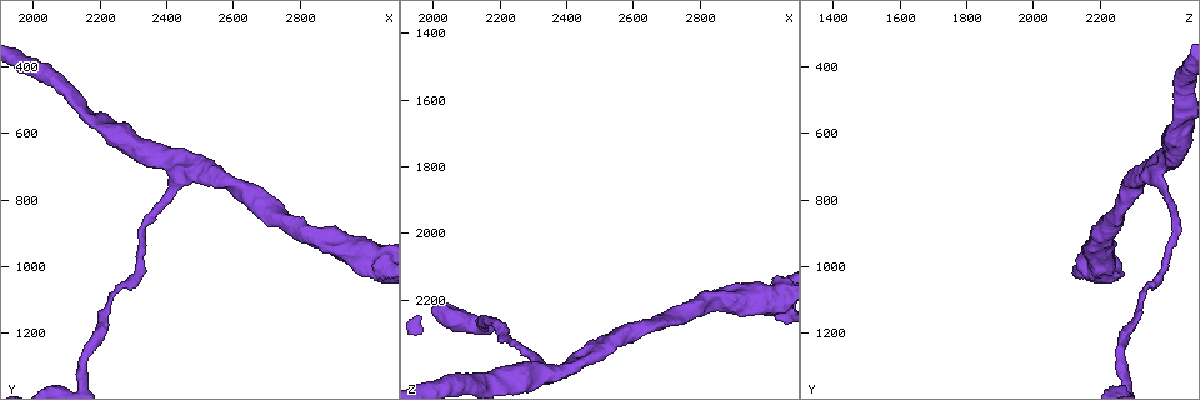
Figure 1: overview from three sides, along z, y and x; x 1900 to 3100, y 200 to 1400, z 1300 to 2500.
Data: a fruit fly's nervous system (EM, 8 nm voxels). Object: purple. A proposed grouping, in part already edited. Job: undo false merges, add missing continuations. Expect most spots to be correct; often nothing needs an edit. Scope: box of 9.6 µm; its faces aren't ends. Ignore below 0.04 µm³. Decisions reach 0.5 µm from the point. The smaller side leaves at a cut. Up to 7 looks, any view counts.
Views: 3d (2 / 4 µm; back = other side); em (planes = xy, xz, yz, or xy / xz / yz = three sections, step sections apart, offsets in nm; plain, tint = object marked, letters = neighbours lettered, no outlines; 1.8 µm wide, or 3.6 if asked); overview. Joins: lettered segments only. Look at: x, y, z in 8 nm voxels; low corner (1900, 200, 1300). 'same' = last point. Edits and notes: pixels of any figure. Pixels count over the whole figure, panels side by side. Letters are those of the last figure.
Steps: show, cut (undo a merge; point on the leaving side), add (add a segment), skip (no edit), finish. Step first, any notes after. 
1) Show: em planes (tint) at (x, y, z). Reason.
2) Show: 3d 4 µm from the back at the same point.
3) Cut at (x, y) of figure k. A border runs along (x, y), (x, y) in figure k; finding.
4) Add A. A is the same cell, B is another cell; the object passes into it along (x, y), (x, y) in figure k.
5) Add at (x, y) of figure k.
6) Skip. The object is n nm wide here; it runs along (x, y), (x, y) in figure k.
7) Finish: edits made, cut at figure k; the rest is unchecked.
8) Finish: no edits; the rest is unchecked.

Show: 3d 4 µm at (2930, 930, 2200). Four-way junction.

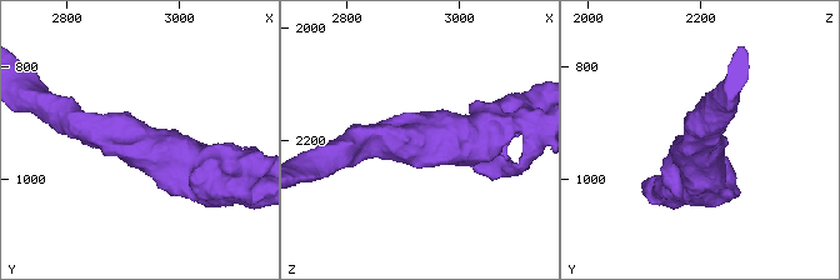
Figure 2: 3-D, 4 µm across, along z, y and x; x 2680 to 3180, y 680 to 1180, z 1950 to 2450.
Show: em 3.6 µm planes (letters) at (2920, 935, 2200).

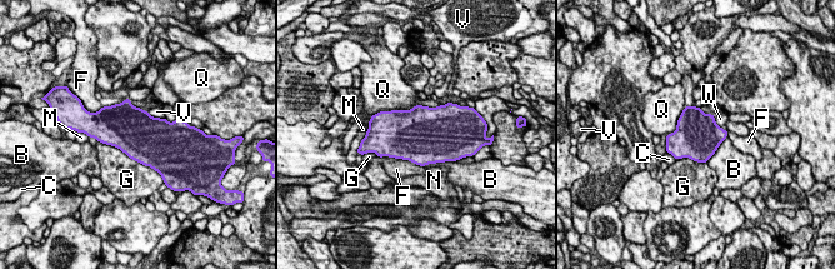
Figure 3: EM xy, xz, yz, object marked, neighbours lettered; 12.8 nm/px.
Skip. The longest contact is with G, 850 nm; B, C, F, G, M, N, Q, V and W are other cells; a border runs along (418, 104), (406, 110), (379, 113) in figure 3; continuous, no second neuron.

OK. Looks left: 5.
Show: em 3.6 µm planes (letters) at (2230, 590, 2420). Sudden change in width.

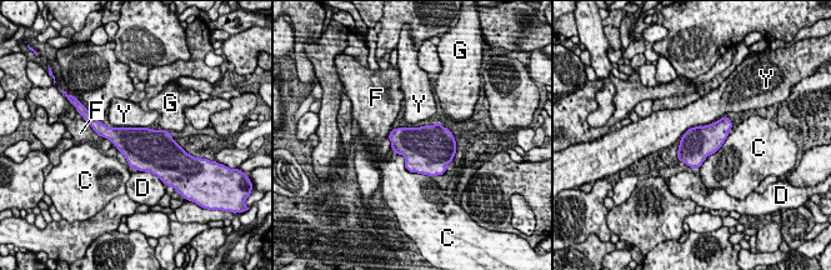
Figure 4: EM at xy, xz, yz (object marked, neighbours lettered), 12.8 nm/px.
Skip. C, D, F, G and Y are other cells; a border runs along (725, 115), (691, 126), (680, 136) in figure 4; all the same neuron.

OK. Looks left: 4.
Show: em 3.6 µm planes (tint) at (2490, 700, 2360). Thick turns thin.

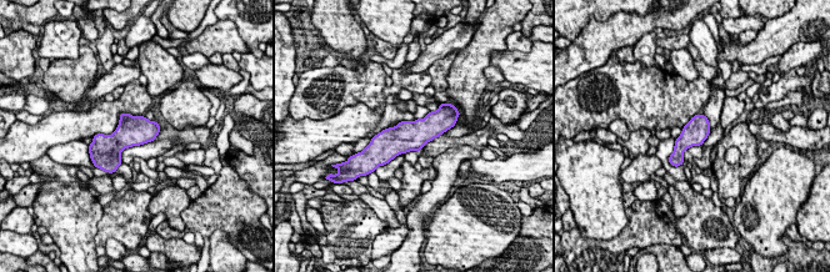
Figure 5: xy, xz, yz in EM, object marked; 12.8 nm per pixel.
Show: em 3.6 µm planes (letters) at the same point. See the neighbours.

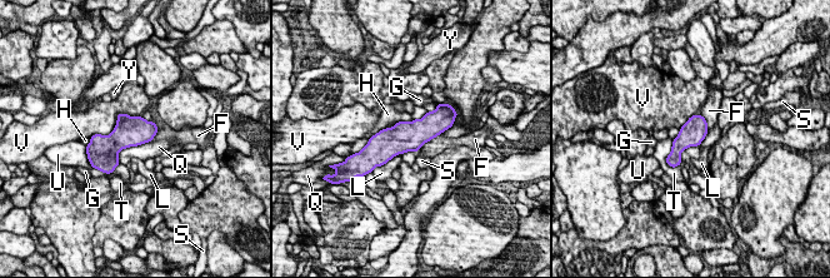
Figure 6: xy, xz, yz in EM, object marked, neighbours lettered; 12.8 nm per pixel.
Skip. The longest contact is with V, 700 nm; F, G, H, L, Q, S, T, U, V and Y are other cells; a border runs along (151, 140), (124, 148), (118, 162) in figure 6; all the same neuron.

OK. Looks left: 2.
Finish: no edits; the rest is unchecked.

